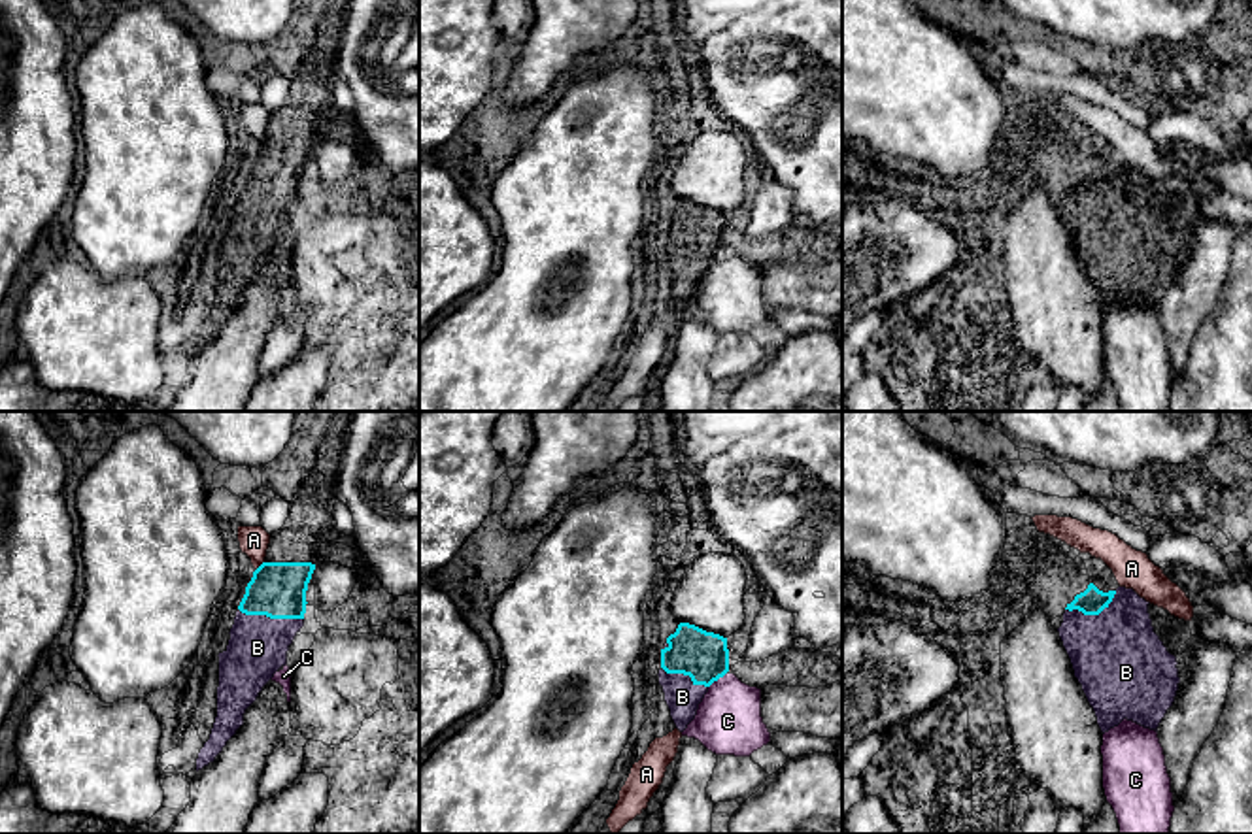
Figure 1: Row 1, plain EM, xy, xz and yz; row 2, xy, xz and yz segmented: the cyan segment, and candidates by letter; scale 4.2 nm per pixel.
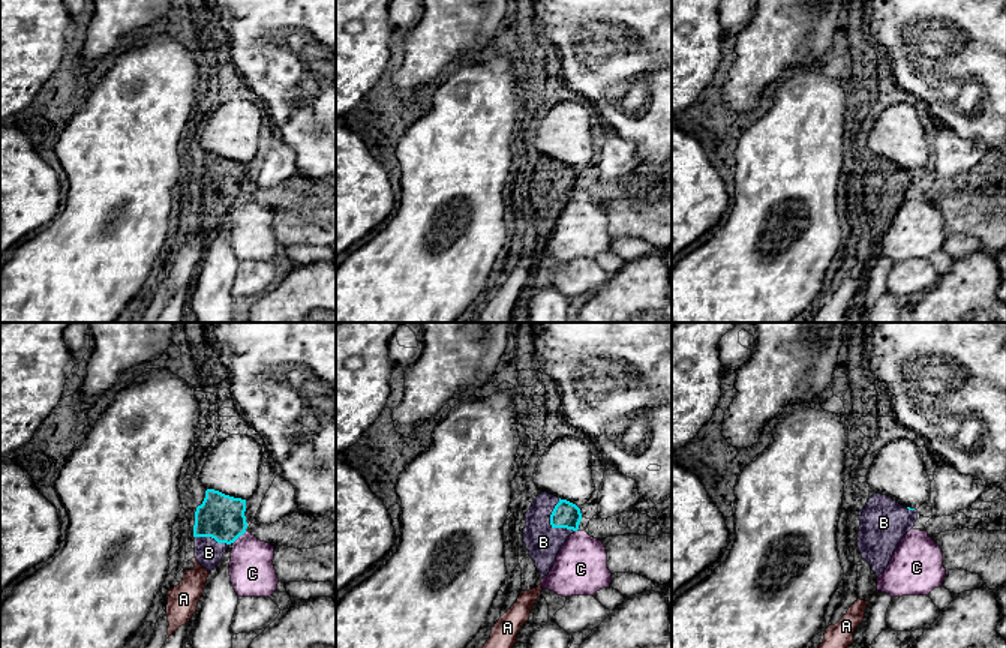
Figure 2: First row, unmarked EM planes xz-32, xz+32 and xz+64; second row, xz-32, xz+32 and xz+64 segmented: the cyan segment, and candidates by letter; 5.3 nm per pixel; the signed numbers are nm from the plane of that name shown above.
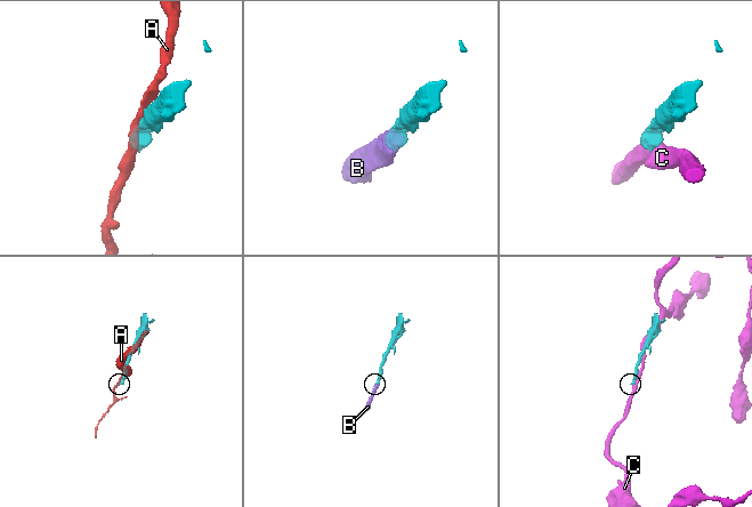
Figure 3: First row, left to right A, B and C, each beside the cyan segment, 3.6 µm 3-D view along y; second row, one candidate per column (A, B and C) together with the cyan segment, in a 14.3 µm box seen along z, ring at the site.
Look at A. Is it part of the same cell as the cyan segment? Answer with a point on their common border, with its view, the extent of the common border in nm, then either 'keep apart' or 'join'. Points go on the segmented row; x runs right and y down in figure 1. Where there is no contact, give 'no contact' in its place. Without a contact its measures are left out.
xy (259, 567) | 60 nm | keep apart

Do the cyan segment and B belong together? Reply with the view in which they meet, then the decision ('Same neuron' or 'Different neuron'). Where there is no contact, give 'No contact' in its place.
Touches cyan in xy. Same neuron

